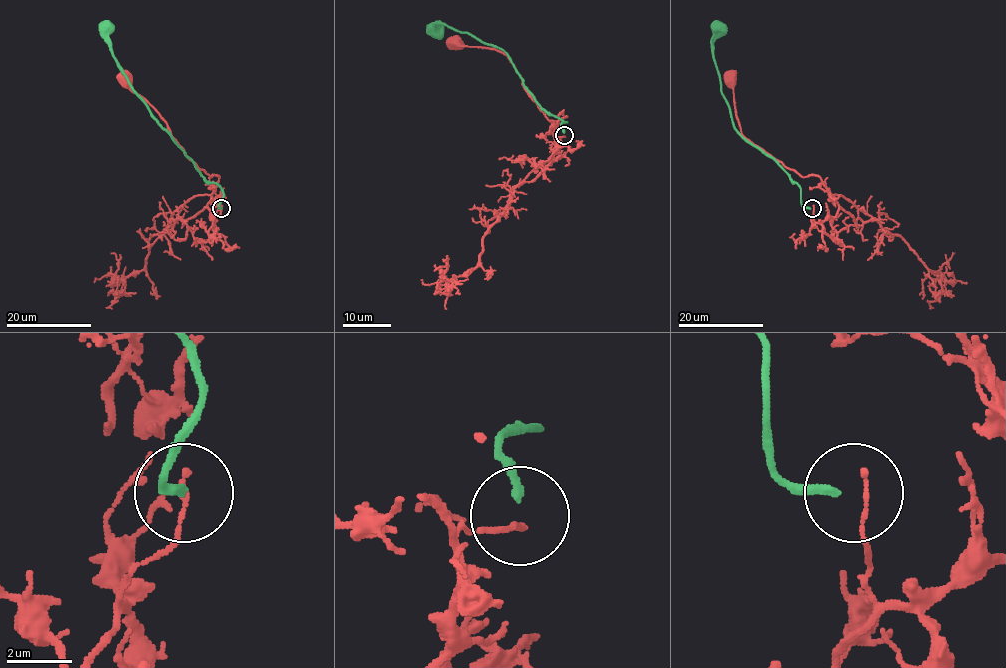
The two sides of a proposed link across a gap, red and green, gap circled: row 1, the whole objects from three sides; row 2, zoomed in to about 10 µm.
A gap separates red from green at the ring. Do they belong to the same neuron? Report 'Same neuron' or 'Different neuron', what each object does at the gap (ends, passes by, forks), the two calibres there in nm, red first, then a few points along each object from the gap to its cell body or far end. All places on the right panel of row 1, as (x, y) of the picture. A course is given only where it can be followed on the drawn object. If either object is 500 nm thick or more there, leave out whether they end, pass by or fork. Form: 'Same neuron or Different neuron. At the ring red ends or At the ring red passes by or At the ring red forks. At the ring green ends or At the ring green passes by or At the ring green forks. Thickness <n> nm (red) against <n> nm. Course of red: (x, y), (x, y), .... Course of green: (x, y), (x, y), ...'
Different neuron. At the ring red ends. At the ring green ends. Thickness 190 nm (red) against 240 nm. Course of red: (813, 208), (815, 222), (833, 217), (839, 204), (818, 175), (802, 176), (746, 138), (741, 132), (729, 78). Course of green: (810, 208), (802, 205), (796, 183), (734, 127), (728, 103), (721, 93), (713, 56), (711, 38), (719, 28)

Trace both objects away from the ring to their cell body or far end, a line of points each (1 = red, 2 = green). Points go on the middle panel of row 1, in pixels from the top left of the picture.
1: (564, 136), (554, 139), (549, 165), (560, 141), (511, 61), (501, 51), (455, 42)
2: (564, 133), (562, 123), (566, 122), (549, 115), (540, 106), (510, 57), (497, 46), (439, 21), (435, 30)

